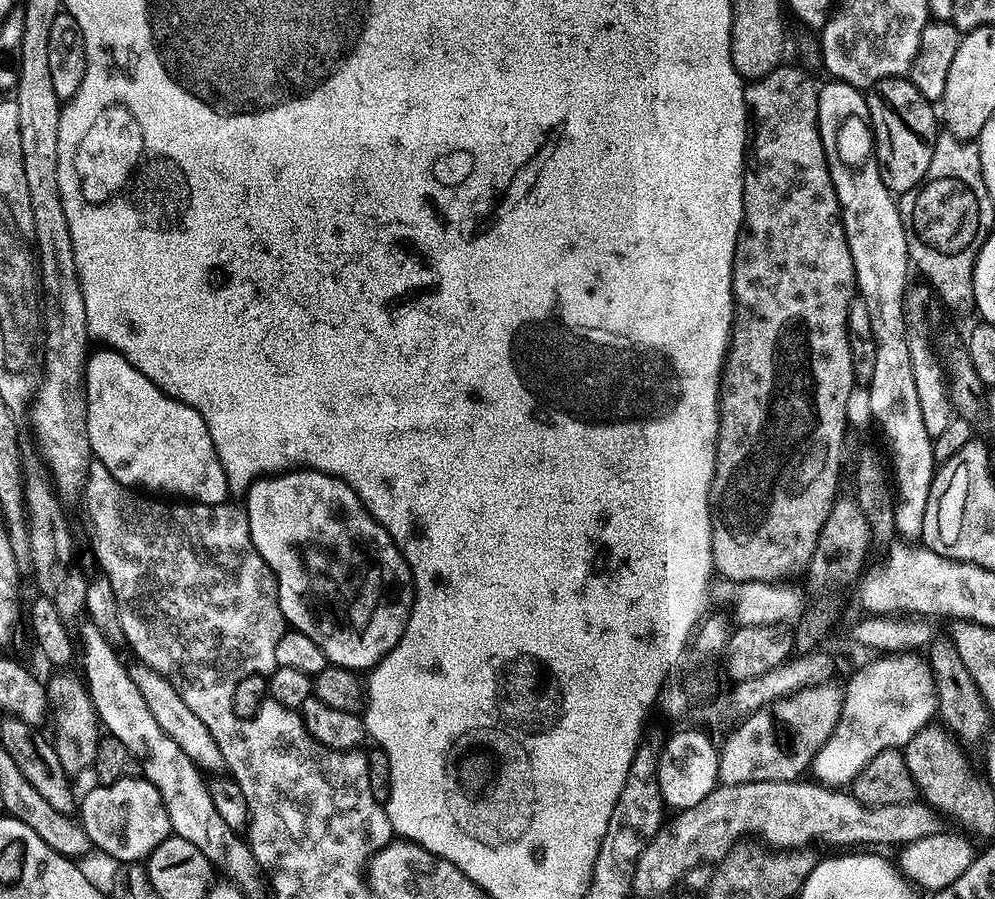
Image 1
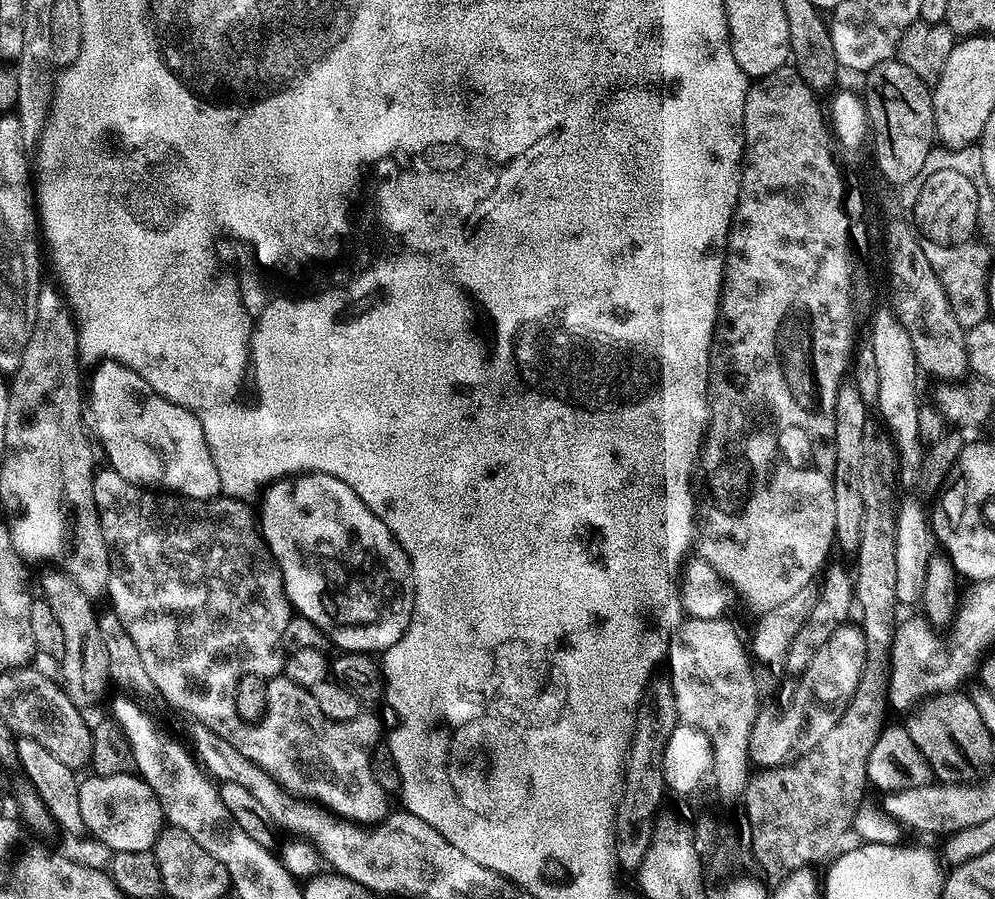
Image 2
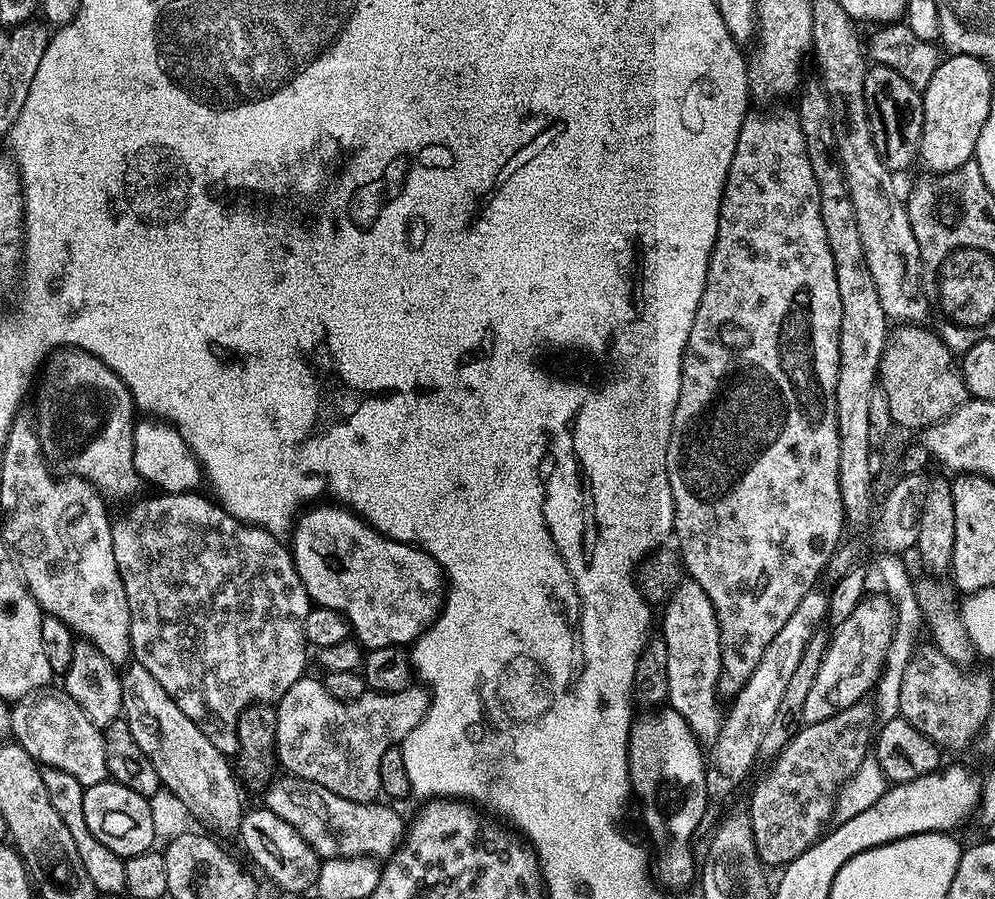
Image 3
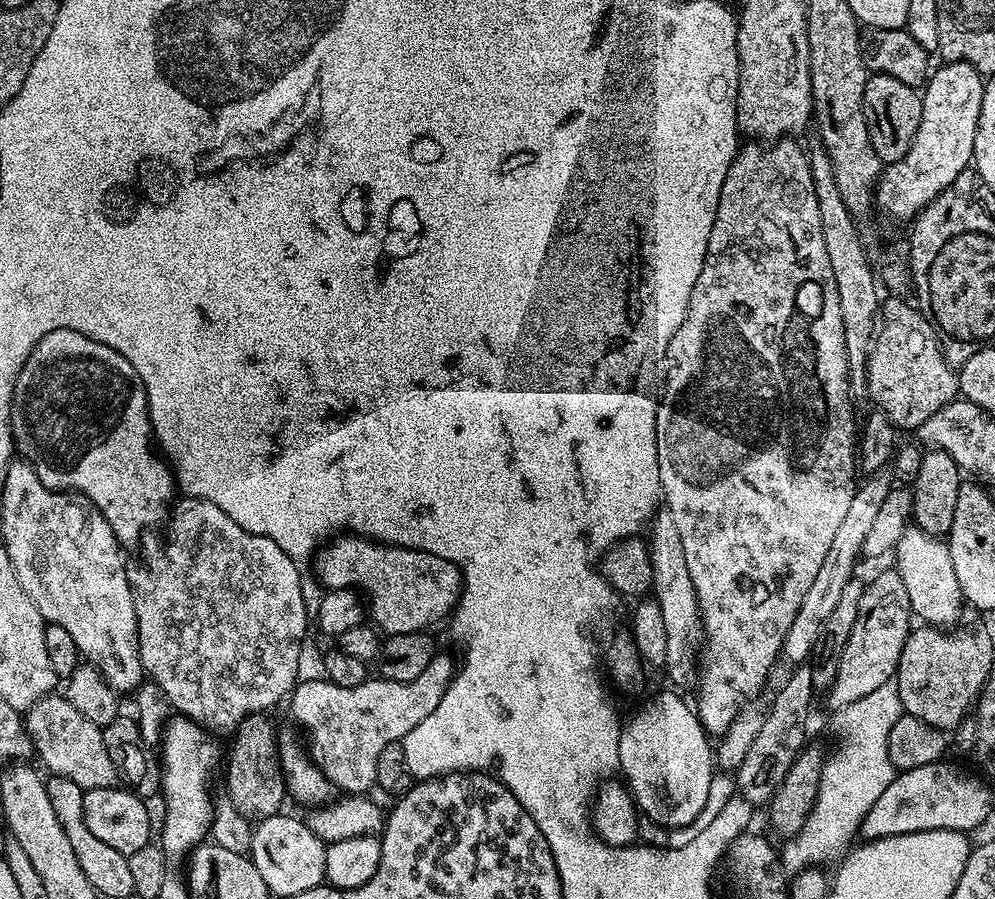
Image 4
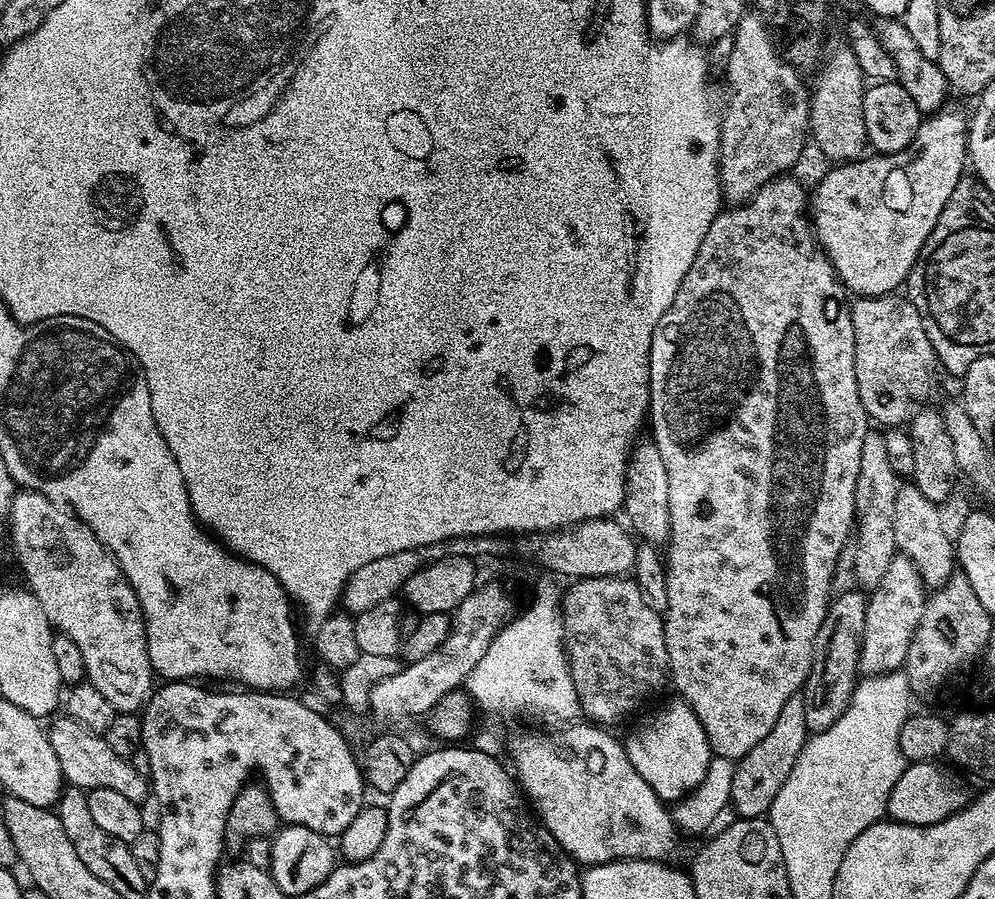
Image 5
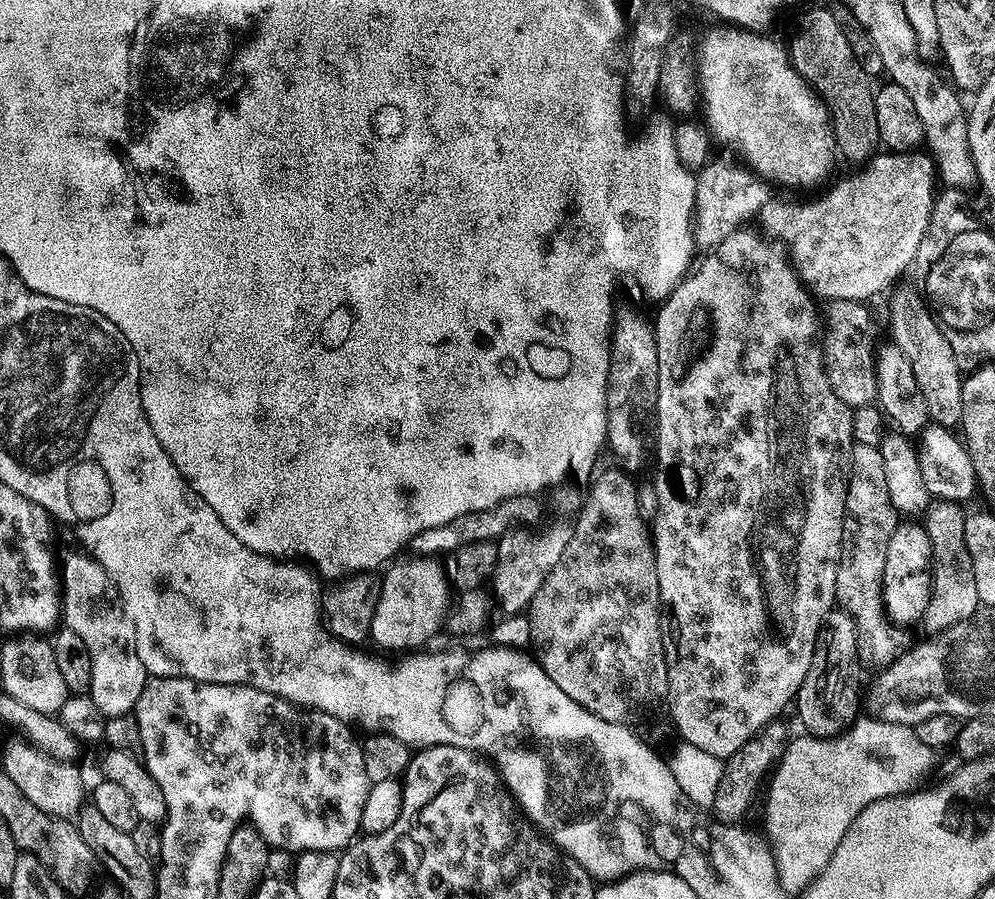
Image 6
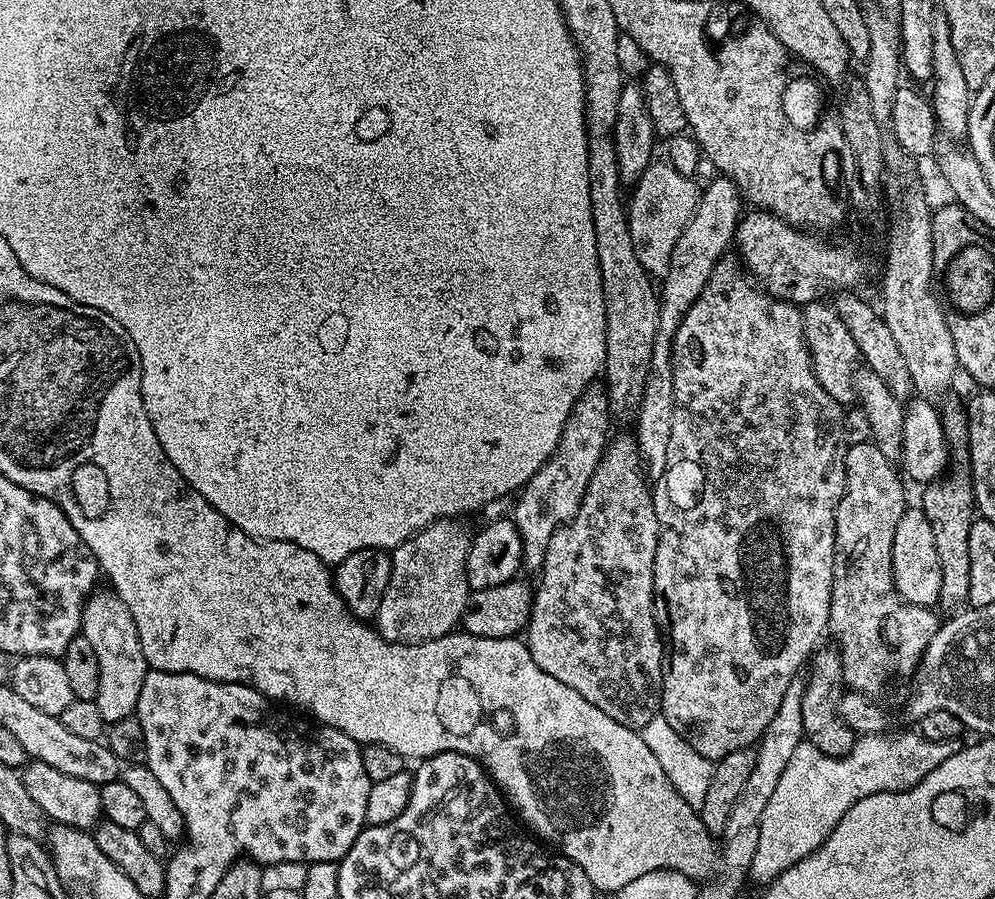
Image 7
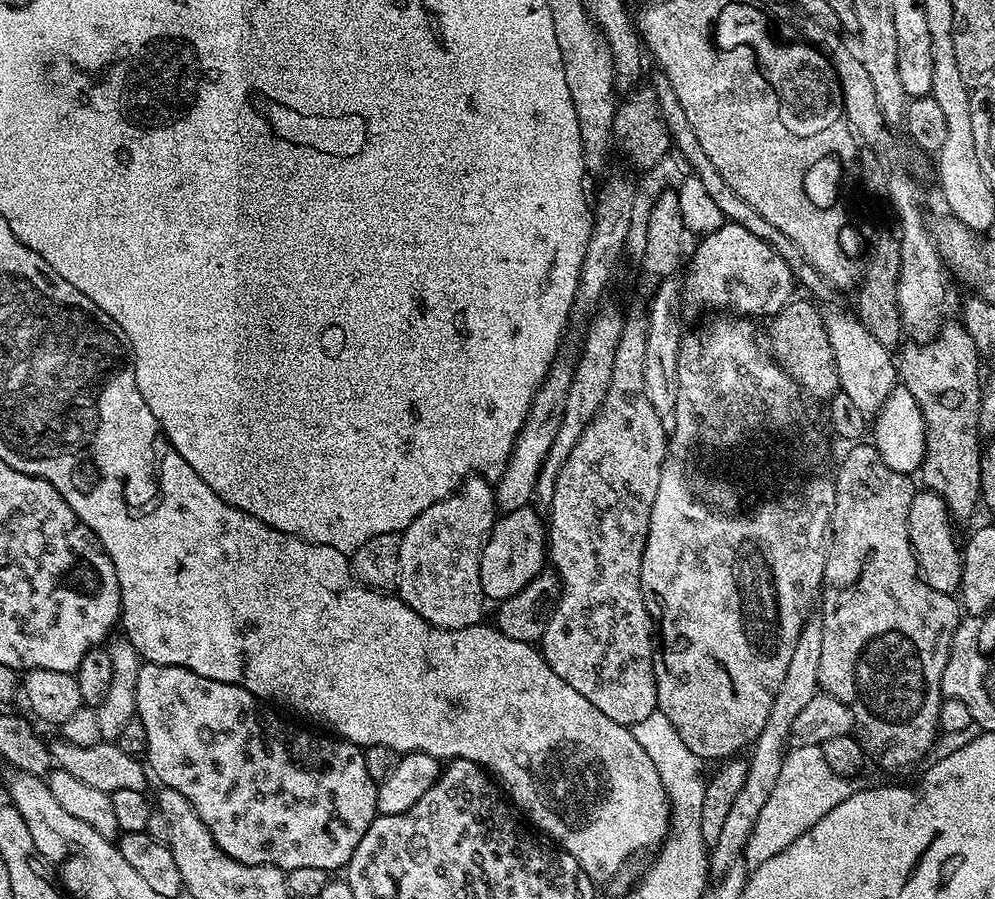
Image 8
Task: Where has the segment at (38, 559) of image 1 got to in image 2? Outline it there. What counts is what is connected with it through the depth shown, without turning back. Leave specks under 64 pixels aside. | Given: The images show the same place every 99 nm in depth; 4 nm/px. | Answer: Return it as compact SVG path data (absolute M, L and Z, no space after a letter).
M55 575L42 577L40 588L44 591L41 592L43 599L47 600L50 610L54 610L58 623L62 625L62 635L66 641L66 654L62 654L58 662L59 679L70 702L74 702L76 708L89 710L104 699L109 699L108 688L112 684L110 657L106 651L106 641L102 638L100 616L92 609L93 601L82 589L76 587L67 576Z

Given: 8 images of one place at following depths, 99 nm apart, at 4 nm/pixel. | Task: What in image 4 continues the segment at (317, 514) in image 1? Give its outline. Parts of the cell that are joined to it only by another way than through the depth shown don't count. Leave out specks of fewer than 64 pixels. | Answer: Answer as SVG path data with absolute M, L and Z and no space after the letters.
M340 534L327 541L319 549L319 556L320 561L316 564L316 572L320 575L319 583L328 590L359 590L366 601L366 612L371 623L385 637L422 632L431 629L431 624L438 623L443 616L451 617L464 587L460 567L446 558L438 558L438 554L419 552L416 548L395 548L392 544L378 544L375 540L355 534Z

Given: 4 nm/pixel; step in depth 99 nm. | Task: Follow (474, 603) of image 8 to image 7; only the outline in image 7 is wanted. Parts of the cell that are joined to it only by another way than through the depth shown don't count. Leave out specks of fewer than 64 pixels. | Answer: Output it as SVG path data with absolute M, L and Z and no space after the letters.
M460 518L436 520L406 542L391 549L390 586L378 606L375 627L385 640L394 644L421 644L447 636L463 621L470 589L466 558L473 533Z

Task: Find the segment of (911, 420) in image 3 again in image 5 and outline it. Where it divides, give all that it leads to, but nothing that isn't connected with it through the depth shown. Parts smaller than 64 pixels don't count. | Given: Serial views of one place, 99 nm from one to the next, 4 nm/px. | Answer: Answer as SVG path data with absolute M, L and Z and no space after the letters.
M889 294L864 298L859 303L860 312L852 312L852 321L856 343L854 370L862 406L875 423L877 420L883 426L907 425L932 392L938 373L936 352L911 300Z

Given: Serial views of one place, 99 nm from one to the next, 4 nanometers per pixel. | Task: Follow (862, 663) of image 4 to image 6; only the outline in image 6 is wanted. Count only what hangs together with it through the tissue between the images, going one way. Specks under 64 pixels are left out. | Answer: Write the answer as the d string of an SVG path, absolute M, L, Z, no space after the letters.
M897 523L886 550L884 567L884 610L893 625L912 624L923 621L924 611L932 593L932 542L928 536L915 528L915 523Z

